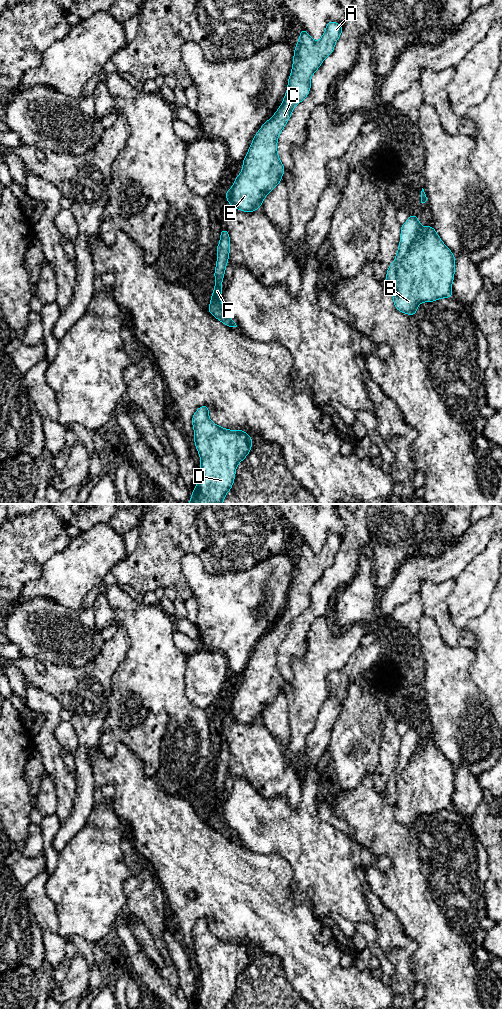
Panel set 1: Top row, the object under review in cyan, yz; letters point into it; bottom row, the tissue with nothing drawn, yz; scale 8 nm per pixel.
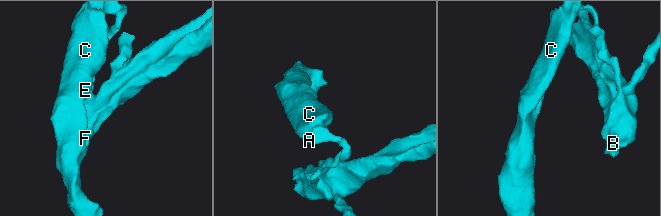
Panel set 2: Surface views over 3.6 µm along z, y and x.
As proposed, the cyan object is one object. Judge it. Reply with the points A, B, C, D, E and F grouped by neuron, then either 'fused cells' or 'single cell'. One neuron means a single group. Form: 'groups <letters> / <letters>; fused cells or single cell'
groups A C D E F / B; fused cells

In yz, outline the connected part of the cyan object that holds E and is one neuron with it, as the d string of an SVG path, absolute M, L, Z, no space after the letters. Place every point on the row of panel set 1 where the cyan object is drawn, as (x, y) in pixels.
M329 21L320 40L314 41L304 28L301 29L299 40L294 48L293 65L284 99L275 114L255 134L242 162L241 173L234 179L235 183L232 187L224 194L227 202L233 208L244 212L256 211L261 208L264 198L281 183L285 168L277 152L278 137L291 117L293 109L309 94L312 75L322 65L324 59L332 54L342 31L343 27L339 23Z

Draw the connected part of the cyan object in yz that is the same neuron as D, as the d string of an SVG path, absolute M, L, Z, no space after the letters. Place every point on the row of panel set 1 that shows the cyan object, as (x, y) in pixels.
M207 405L199 407L192 417L194 443L200 456L201 475L188 504L223 504L231 490L237 465L249 454L252 439L244 430L228 430L213 423Z

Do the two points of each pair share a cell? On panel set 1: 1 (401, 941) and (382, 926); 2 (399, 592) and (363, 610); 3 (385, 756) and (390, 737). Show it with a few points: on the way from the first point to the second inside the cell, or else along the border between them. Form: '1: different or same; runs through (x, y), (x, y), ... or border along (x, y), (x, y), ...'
1: same; runs through (396, 940), (387, 931)
2: different; border along (378, 596), (378, 612), (387, 619)
3: same; runs through (389, 751), (390, 742)

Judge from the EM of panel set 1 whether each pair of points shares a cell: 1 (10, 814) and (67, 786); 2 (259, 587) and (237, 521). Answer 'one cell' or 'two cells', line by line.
1: two cells
2: two cells

